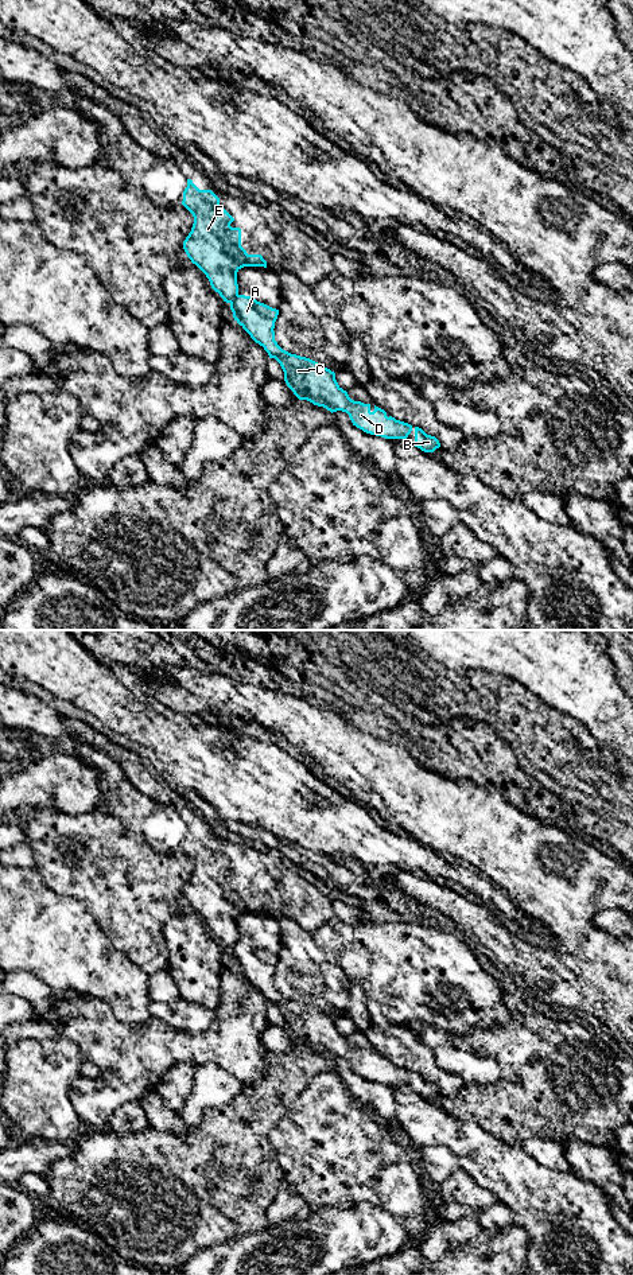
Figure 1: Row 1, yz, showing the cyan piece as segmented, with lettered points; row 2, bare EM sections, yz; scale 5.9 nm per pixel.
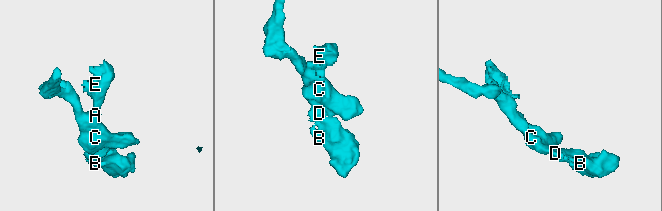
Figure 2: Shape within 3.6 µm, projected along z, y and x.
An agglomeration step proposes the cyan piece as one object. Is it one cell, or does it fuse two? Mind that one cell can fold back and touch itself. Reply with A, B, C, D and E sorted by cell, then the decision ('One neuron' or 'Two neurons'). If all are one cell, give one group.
Groups: A B C D / E. Two neurons

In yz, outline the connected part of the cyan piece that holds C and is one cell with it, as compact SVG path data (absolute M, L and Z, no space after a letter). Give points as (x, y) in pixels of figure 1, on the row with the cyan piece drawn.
M237 295L230 310L234 320L251 335L251 338L264 347L269 358L275 358L283 372L287 386L299 400L307 400L314 405L323 407L327 411L346 412L357 428L366 434L385 439L407 439L411 431L415 431L415 447L424 452L434 452L440 447L435 436L427 435L422 428L412 427L408 423L387 416L387 412L370 404L354 401L349 397L337 380L335 373L319 365L318 362L291 354L283 350L275 341L275 322L279 310L257 302L252 296Z

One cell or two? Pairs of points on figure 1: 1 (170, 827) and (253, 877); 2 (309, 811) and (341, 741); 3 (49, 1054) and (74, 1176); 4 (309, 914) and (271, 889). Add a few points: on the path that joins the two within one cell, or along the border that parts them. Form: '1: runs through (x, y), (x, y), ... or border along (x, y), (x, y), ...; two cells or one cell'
1: runs through (190, 835), (221, 866), (233, 867); one cell
2: border along (301, 757), (323, 778); two cells
3: border along (81, 1134), (73, 1142); two cells
4: runs through (299, 905), (286, 904), (280, 898); one cell

